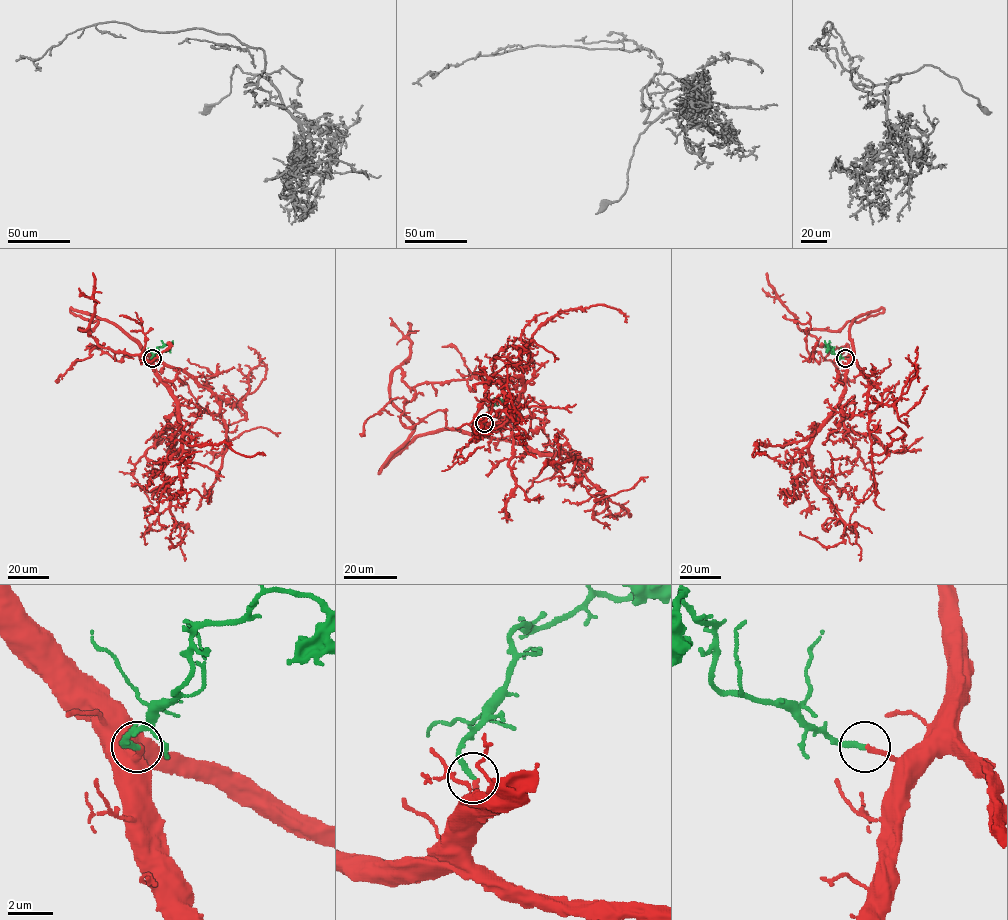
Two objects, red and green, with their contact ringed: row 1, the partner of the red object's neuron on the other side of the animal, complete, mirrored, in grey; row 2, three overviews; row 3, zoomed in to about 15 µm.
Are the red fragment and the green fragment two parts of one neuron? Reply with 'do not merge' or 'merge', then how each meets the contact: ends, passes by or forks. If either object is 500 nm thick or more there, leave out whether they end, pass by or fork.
merge; red ends there; green ends there

